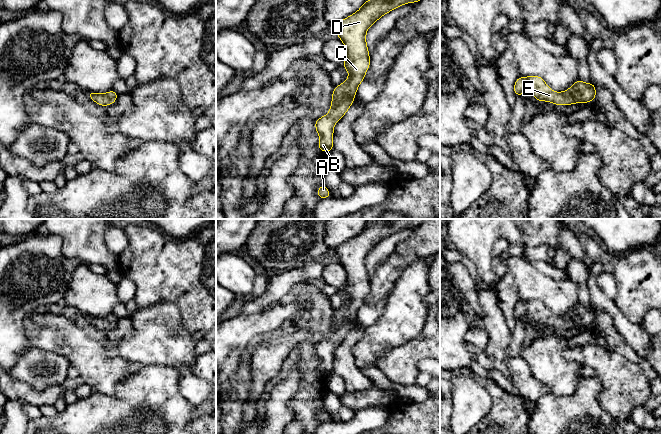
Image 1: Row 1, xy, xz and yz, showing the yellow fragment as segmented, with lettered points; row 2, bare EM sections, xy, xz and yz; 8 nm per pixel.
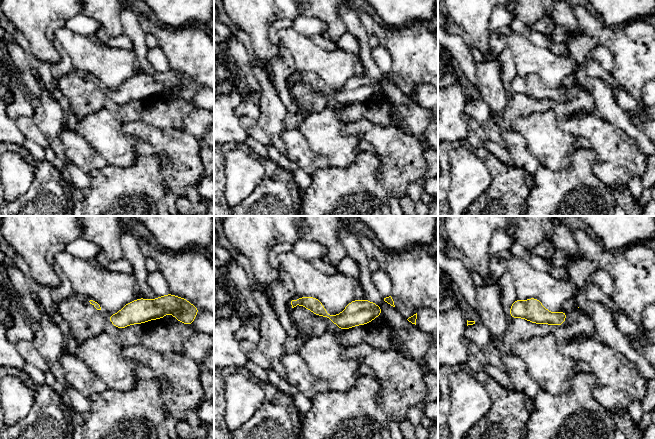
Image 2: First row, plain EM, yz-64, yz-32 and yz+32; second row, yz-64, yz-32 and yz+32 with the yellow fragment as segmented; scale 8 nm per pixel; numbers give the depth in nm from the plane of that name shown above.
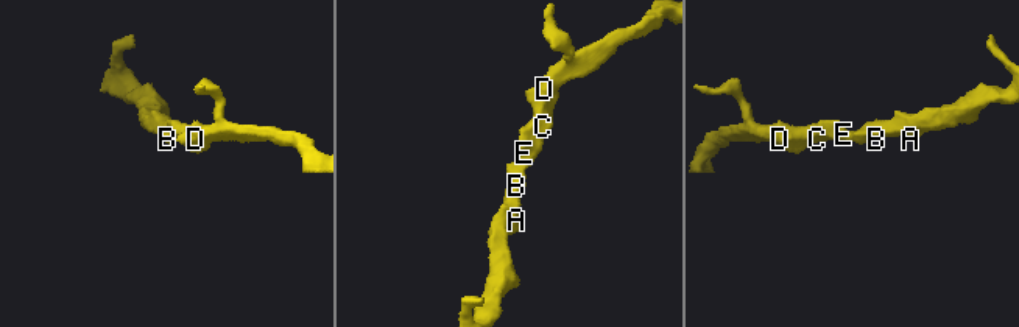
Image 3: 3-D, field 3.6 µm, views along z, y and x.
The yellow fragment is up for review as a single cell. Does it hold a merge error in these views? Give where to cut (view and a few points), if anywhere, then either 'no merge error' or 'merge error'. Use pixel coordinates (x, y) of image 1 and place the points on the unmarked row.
no cut; no merge error

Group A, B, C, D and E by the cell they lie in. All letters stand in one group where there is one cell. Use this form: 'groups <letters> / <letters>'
groups A B C D E

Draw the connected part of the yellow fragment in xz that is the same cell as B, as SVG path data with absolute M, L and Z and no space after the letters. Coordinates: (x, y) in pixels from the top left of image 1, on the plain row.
M391 219L375 221L365 225L362 231L354 238L336 248L337 260L344 267L346 272L346 283L343 285L344 292L349 296L348 303L334 312L332 317L332 327L329 337L315 345L315 353L320 360L318 372L322 376L330 376L333 373L333 352L347 336L349 331L354 327L355 318L359 308L364 304L364 300L370 290L370 279L366 268L366 256L379 242L393 233L409 226L416 227L428 219L399 219L392 222Z

